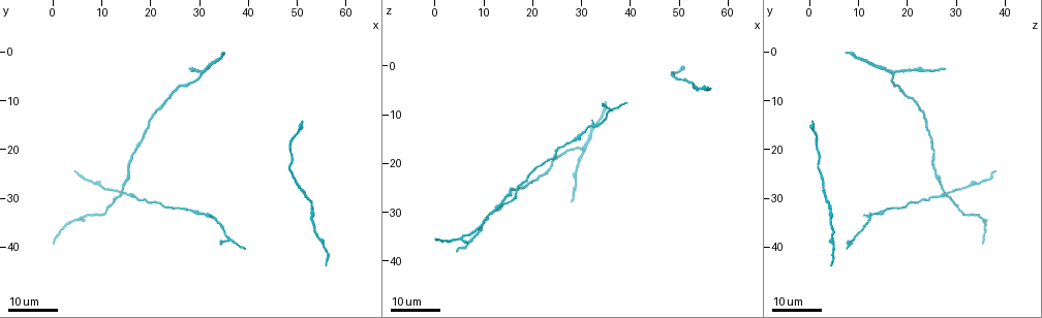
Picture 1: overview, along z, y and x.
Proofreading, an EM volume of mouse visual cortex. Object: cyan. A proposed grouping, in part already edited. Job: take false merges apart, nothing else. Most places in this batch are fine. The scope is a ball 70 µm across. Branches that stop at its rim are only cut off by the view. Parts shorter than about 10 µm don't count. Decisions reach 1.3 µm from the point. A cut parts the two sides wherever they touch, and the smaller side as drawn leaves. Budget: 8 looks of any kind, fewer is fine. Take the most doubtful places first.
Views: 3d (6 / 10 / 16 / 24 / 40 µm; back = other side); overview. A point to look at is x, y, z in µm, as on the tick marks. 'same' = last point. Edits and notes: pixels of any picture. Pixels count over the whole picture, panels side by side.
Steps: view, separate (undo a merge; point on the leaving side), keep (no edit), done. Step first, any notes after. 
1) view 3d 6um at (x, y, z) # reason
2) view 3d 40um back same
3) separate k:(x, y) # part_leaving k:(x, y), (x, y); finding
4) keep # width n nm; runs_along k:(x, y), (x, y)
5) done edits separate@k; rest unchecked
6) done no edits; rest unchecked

view 3d 24um at (13.5, 29.0, 27.5) # four-way junction

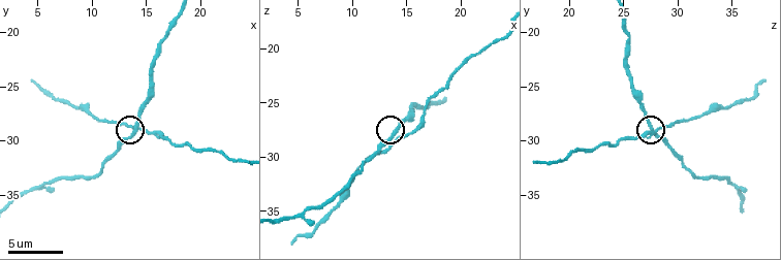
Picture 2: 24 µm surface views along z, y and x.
view 3d 6um at (14.0, 29.4, 27.6)

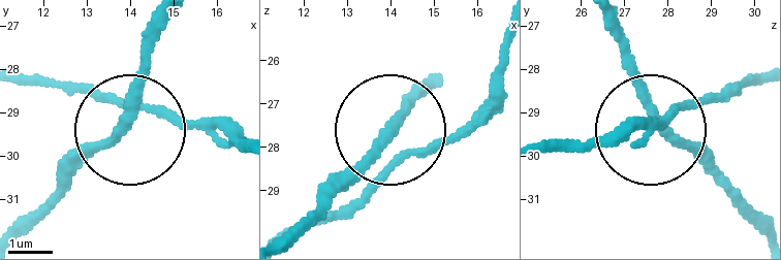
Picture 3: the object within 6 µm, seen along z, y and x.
keep # width 190 nm; runs_along 3:(243, 147), (150, 109), (42, 205); one neuron here

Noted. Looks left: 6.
view 3d 24um at (31.0, 33.5, 13.5) # narrows sharply

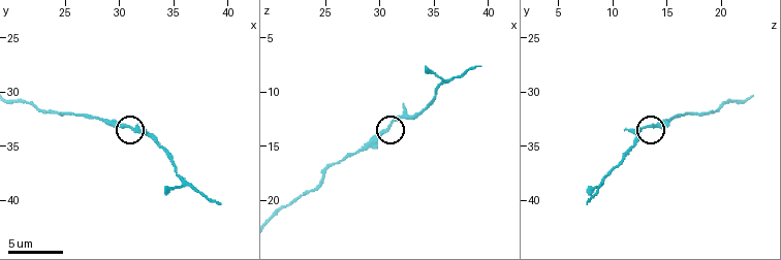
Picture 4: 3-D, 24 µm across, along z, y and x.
view 3d 6um at (30.8, 33.2, 13.2)

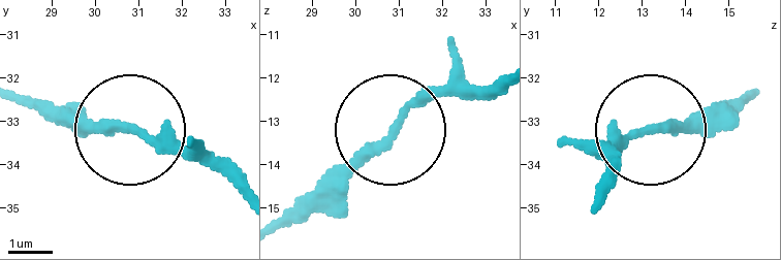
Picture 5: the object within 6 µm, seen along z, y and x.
view 3d 6um back at (30.95, 33.25, 13.10)

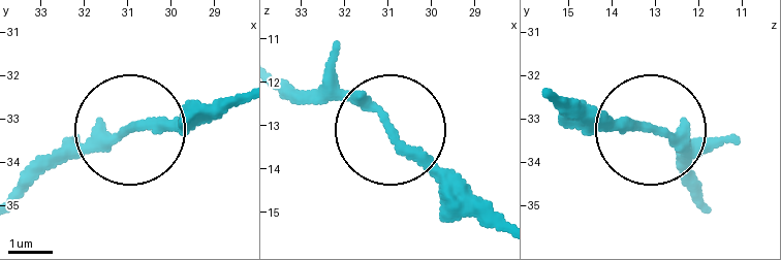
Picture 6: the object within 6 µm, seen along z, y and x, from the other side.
keep # runs_along 6:(235, 98), (38, 171); continuous, no second neuron

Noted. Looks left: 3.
view 3d 6um at (24.4, 32.2, 18.8)

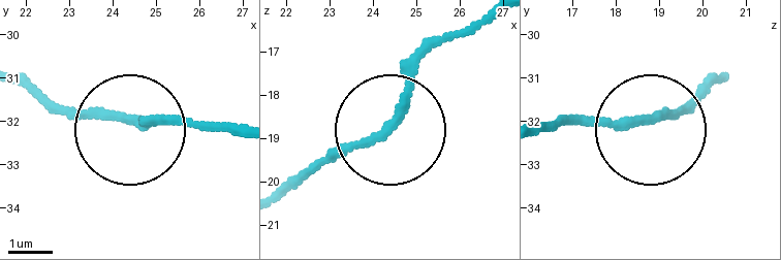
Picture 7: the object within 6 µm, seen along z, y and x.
keep # width 190 nm; runs_along 7:(384, 125), (295, 176); all the same neuron

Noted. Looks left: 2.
view 3d 16um at (53.0, 32.0, 4.5) # thick turns thin

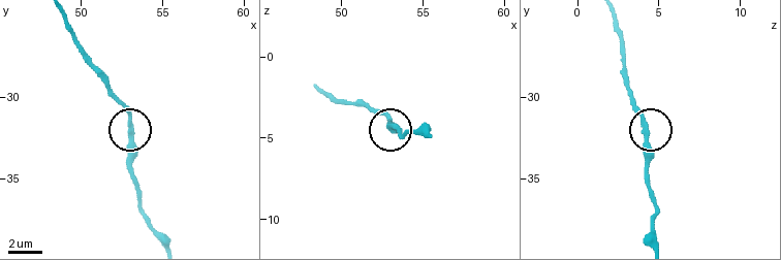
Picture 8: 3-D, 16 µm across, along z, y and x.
view 3d 10um at (53.2, 32.0, 4.3)

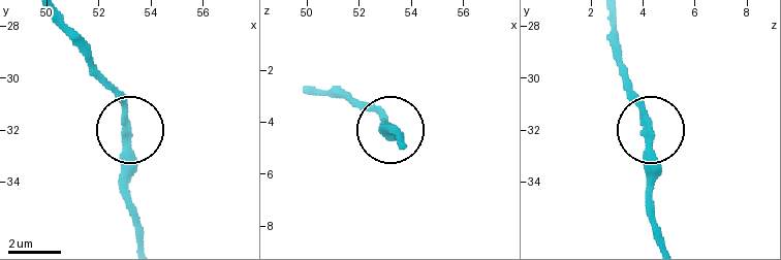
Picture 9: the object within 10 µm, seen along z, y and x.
keep # all the same neuron

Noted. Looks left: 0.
done no edits; rest unchecked

